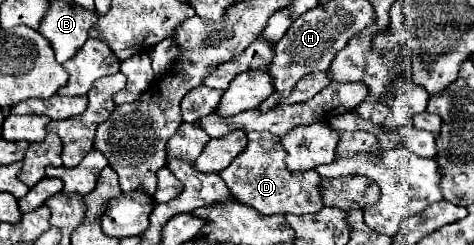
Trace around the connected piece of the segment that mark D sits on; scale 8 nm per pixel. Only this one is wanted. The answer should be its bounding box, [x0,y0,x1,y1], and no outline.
[220,132,322,214]

